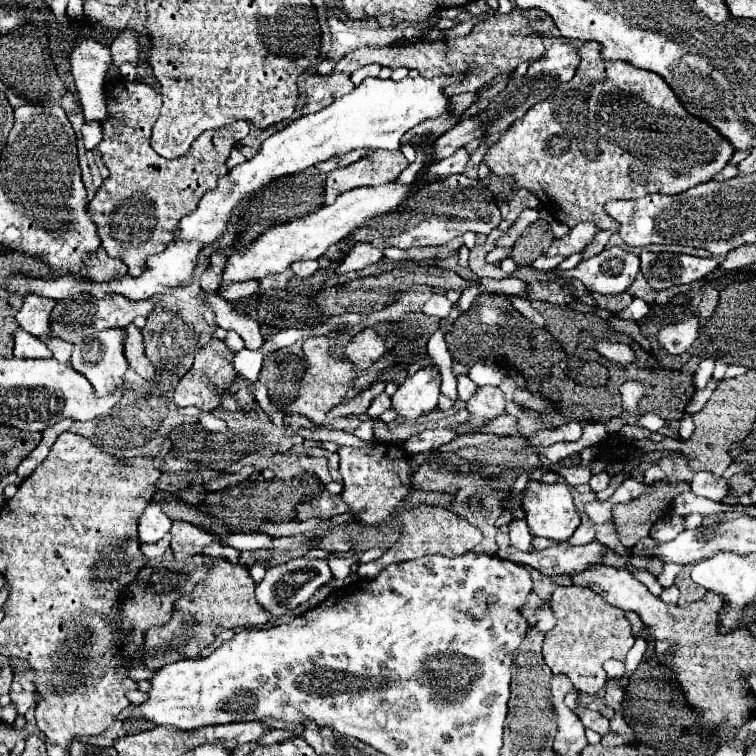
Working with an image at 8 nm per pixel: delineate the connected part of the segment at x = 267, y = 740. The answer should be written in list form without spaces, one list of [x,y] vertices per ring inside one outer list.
[[[284,729],[273,730],[272,732],[268,732],[267,734],[263,734],[259,740],[257,740],[257,744],[261,745],[273,745],[283,740],[288,740],[289,738],[297,737],[290,731]]]

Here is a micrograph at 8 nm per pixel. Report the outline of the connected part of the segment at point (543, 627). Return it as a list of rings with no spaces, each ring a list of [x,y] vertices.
[[[549,598],[549,600],[546,600],[544,602],[543,606],[537,612],[537,615],[536,615],[537,623],[535,623],[534,627],[542,633],[547,633],[556,624],[556,620],[553,616],[550,603],[551,603],[551,598]]]

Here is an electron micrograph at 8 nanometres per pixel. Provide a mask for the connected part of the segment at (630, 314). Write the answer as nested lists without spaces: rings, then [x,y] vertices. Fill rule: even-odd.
[[[634,298],[630,305],[617,313],[617,317],[624,320],[640,321],[650,312],[649,305],[640,298]]]

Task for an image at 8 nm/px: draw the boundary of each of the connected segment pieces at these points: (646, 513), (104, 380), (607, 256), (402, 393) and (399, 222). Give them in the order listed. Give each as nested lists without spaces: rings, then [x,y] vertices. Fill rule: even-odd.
[[[657,482],[651,494],[643,494],[627,504],[615,504],[613,526],[621,544],[627,548],[633,548],[637,540],[649,536],[651,526],[669,512],[671,508],[669,502],[677,494],[687,492],[687,490],[691,490],[689,484],[671,486],[665,482]]]
[[[113,328],[113,330],[99,332],[95,338],[83,340],[83,342],[75,344],[75,348],[73,348],[71,366],[73,366],[73,370],[83,374],[91,382],[95,396],[109,396],[109,394],[117,392],[123,384],[123,374],[127,372],[127,360],[123,356],[123,338],[125,338],[123,330]]]
[[[617,246],[605,248],[601,254],[581,260],[577,268],[569,272],[555,270],[557,278],[577,278],[589,292],[621,294],[633,284],[639,272],[639,258]]]
[[[437,366],[423,368],[407,378],[397,392],[393,394],[391,408],[397,412],[399,418],[415,420],[419,416],[429,414],[437,406],[441,386],[441,374]]]
[[[465,174],[445,176],[431,184],[423,184],[417,188],[397,210],[381,216],[365,220],[353,234],[349,234],[351,244],[331,244],[331,248],[323,254],[329,262],[343,260],[359,242],[373,244],[377,248],[421,248],[421,246],[441,246],[449,240],[463,236],[465,232],[489,234],[501,224],[499,208],[493,200],[493,194],[481,186],[479,180],[469,178]]]

